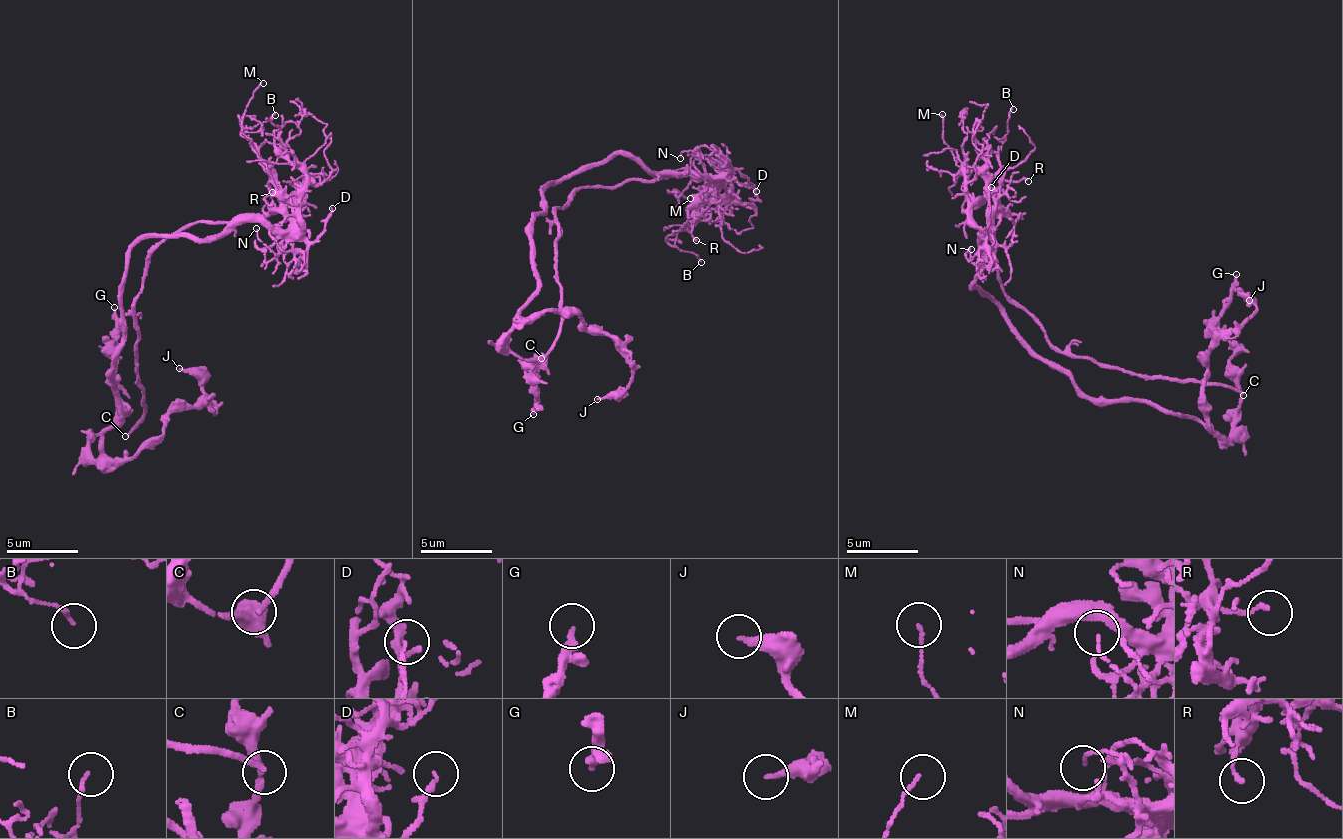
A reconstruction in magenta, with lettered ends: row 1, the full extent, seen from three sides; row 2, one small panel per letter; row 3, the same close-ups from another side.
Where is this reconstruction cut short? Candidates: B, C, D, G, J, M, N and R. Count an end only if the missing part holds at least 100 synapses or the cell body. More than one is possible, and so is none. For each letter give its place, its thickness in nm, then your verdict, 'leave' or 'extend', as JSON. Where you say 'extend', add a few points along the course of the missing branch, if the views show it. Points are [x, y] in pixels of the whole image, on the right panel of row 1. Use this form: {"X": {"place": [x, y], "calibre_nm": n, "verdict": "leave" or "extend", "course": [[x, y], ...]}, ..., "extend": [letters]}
{"B": {"place": [1013, 109], "calibre_nm": 140, "verdict": "leave"}, "C": {"place": [1243, 395], "calibre_nm": 130, "verdict": "extend", "course": [[1243, 395], [1290, 425], [1328, 401], [1328, 380], [1307, 353], [1303, 331], [1278, 310], [1278, 291], [1264, 270]]}, "D": {"place": [991, 187], "calibre_nm": 140, "verdict": "leave"}, "G": {"place": [1236, 274], "calibre_nm": 260, "verdict": "leave"}, "J": {"place": [1249, 300], "calibre_nm": 280, "verdict": "leave"}, "M": {"place": [942, 114], "calibre_nm": 110, "verdict": "leave"}, "N": {"place": [971, 249], "calibre_nm": 110, "verdict": "leave"}, "R": {"place": [1028, 181], "calibre_nm": 130, "verdict": "leave"}, "extend": ["C"]}

